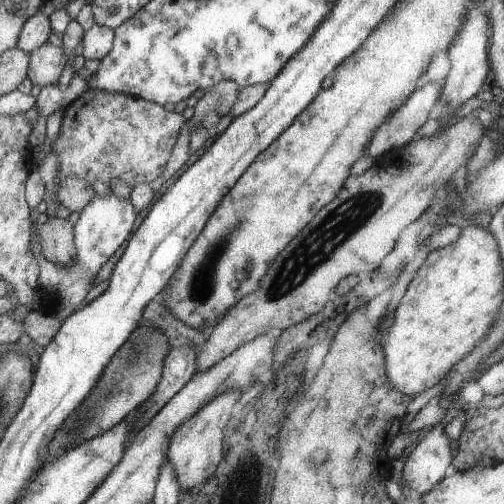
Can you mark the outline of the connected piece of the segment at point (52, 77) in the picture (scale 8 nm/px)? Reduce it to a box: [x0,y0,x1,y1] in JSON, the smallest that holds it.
[27,43,67,90]

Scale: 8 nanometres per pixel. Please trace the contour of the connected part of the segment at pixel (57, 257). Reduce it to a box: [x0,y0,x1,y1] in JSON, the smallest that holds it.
[35,217,75,265]

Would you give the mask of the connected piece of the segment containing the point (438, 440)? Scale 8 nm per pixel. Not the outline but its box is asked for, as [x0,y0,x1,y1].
[402,422,454,496]

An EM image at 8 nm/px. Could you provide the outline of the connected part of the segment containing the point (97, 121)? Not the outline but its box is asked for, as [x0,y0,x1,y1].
[51,87,186,190]

